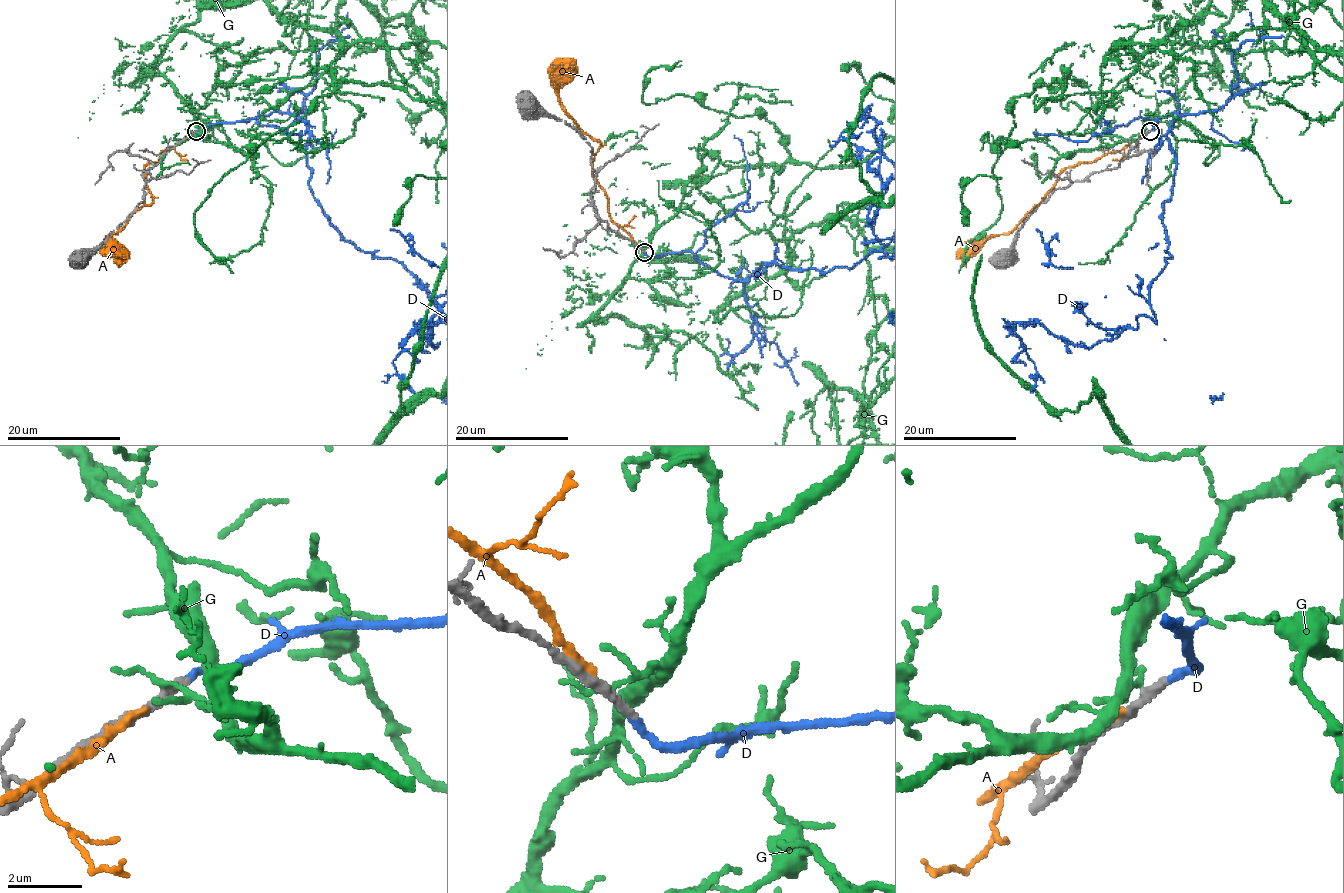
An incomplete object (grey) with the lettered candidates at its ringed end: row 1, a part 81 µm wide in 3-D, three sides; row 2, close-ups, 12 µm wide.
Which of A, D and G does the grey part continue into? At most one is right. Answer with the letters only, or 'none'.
D

